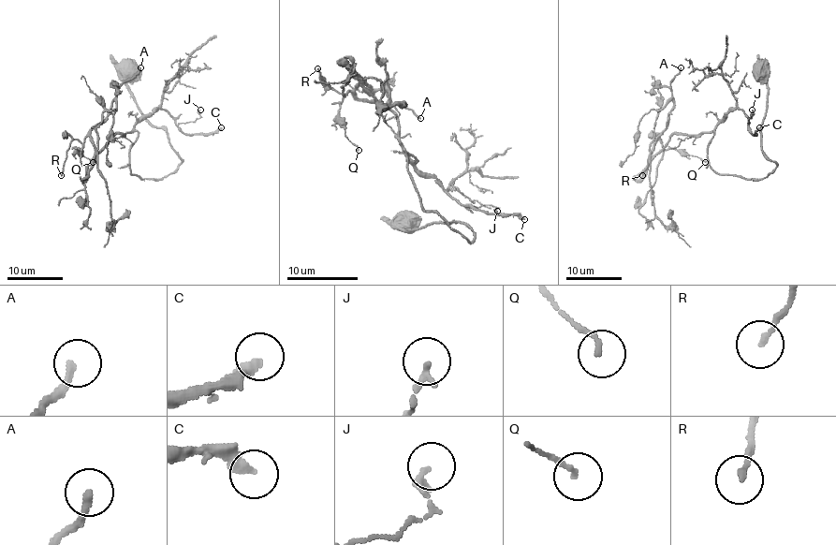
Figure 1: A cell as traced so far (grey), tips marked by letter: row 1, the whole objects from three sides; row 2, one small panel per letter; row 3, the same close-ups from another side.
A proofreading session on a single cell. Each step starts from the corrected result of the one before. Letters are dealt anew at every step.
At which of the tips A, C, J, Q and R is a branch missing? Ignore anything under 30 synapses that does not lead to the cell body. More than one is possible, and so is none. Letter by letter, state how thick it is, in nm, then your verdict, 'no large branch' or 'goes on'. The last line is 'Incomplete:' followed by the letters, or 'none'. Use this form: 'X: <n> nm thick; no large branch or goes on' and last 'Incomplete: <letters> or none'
A: 200 nm thick; goes on
C: 320 nm thick; goes on
J: 190 nm thick; no large branch
Q: 140 nm thick; no large branch
R: 170 nm thick; no large branch
Incomplete: A, C

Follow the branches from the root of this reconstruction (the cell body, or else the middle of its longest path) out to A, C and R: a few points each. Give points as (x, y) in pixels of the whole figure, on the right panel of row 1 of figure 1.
A: (757, 72), (760, 149), (776, 168), (742, 178), (711, 168), (713, 131), (652, 154), (681, 67)
C: (757, 72), (760, 149), (776, 168), (711, 168), (730, 112), (759, 127)
R: (757, 72), (768, 175), (718, 174), (713, 131), (673, 134), (652, 154), (658, 137), (642, 175)

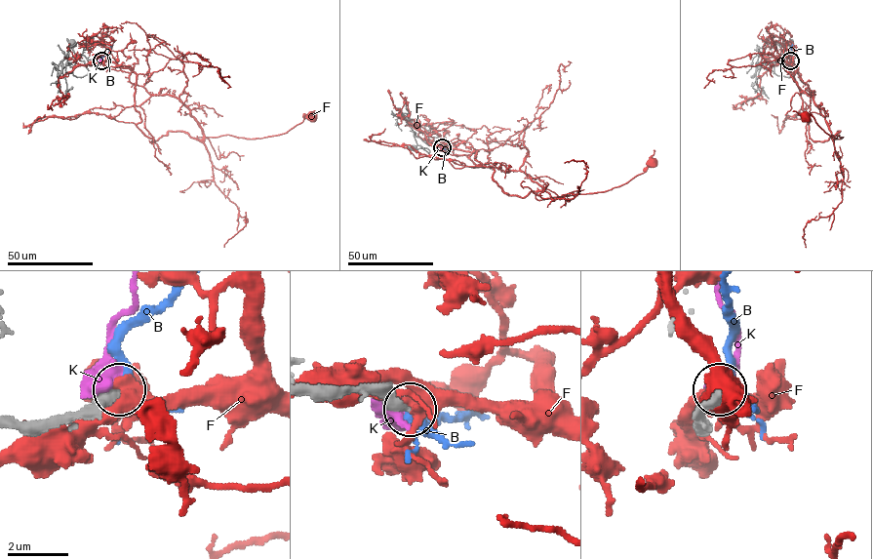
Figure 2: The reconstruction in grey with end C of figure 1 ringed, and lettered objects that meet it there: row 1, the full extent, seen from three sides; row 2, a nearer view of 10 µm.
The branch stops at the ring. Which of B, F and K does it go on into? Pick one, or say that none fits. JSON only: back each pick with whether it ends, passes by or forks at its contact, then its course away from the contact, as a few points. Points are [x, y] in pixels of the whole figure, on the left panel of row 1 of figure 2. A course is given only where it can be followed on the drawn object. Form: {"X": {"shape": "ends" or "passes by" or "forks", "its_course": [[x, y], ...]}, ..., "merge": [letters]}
{"B": {"shape": "forks", "its_course": [[101, 61], [113, 44]]}, "merge": ["B"]}

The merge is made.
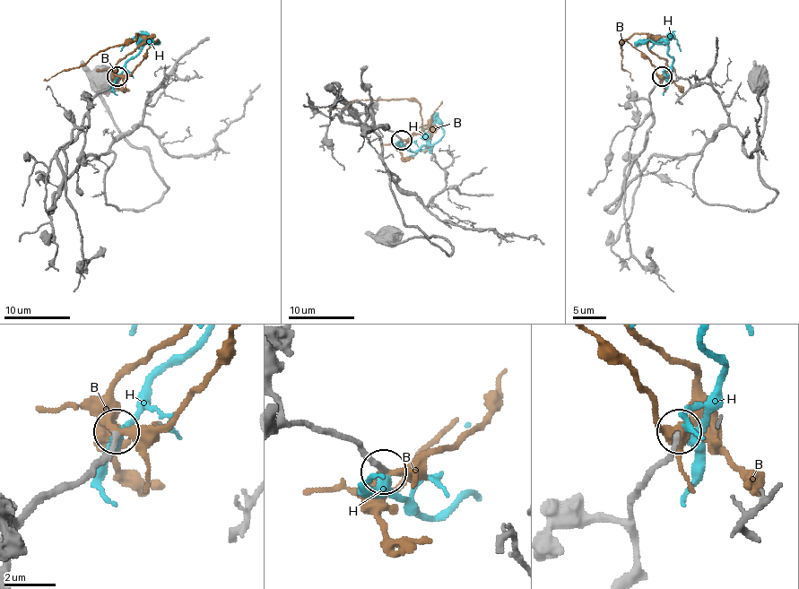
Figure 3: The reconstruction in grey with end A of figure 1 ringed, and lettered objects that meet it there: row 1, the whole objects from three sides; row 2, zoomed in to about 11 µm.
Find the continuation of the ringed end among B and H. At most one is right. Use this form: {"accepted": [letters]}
{"accepted": ["B"]}

